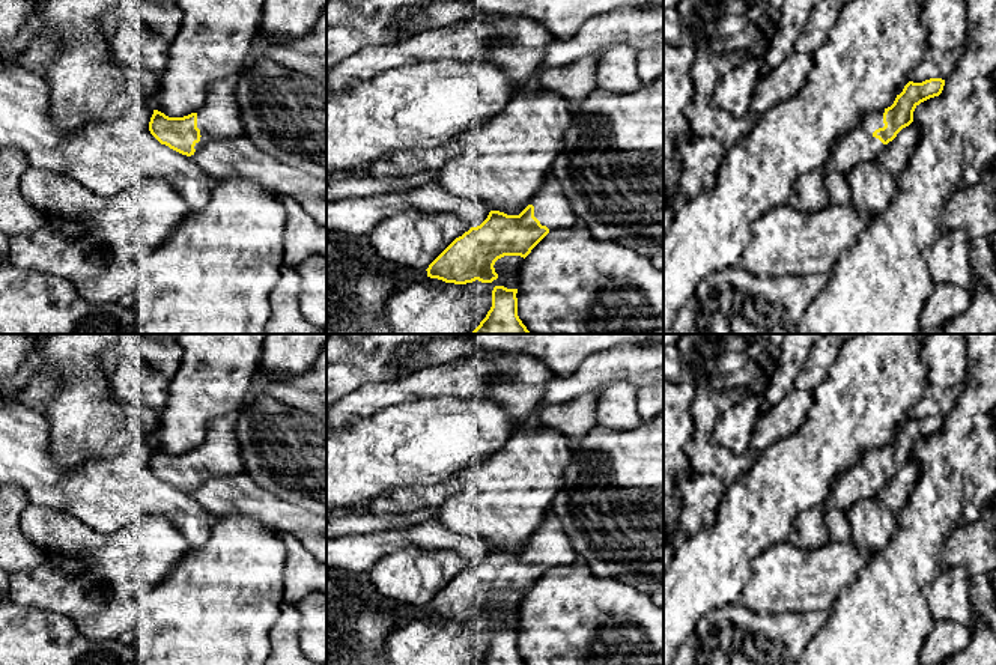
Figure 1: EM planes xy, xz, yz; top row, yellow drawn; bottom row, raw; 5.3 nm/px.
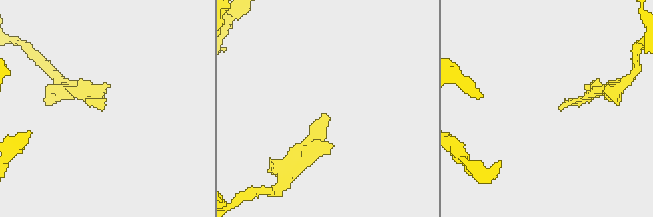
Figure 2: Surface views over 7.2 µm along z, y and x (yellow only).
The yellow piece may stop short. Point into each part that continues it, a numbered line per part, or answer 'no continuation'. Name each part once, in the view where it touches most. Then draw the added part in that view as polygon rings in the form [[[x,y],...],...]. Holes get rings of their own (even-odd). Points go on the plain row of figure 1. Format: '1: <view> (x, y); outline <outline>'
1: yz (858, 482); outline [[[885,447],[865,451],[847,471],[843,471],[832,483],[832,490],[823,504],[824,512],[838,509],[847,512],[862,498],[876,496],[886,484],[873,469],[883,465]]]

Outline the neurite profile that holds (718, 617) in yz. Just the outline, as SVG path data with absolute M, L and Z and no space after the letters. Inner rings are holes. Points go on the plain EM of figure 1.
M728 609L707 612L671 665L797 665L827 611L754 614L731 626Z

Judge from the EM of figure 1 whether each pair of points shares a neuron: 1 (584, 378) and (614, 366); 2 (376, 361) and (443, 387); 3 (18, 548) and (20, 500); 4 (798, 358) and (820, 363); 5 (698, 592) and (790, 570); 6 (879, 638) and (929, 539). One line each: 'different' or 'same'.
1: same
2: different
3: same
4: different
5: different
6: same

